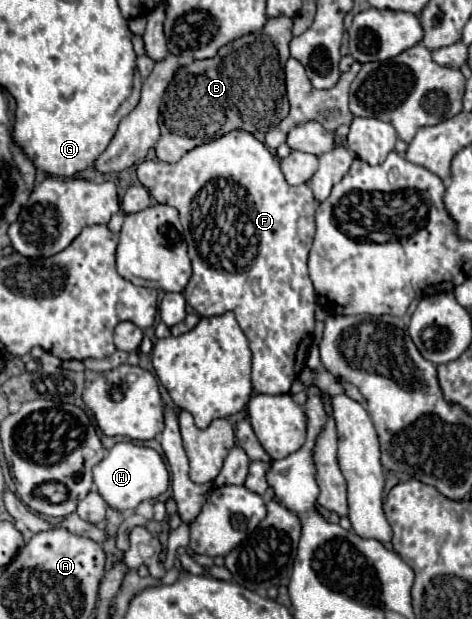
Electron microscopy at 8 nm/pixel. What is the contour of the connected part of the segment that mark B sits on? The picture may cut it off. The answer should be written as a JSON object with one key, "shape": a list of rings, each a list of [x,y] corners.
{"shape":[[[269,18],[259,32],[233,40],[223,46],[215,58],[181,66],[165,92],[161,138],[155,146],[157,158],[173,164],[189,150],[221,138],[231,130],[247,130],[261,138],[271,126],[285,118],[285,68],[279,58],[285,56],[285,62],[289,60],[291,38],[289,18]]]}

